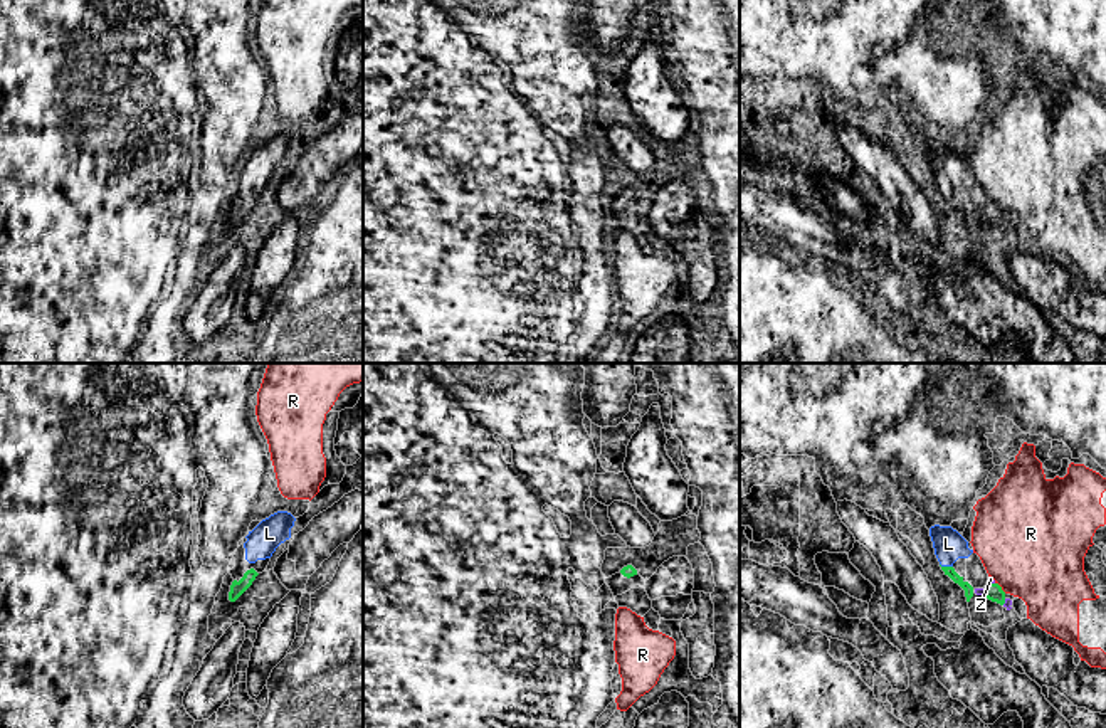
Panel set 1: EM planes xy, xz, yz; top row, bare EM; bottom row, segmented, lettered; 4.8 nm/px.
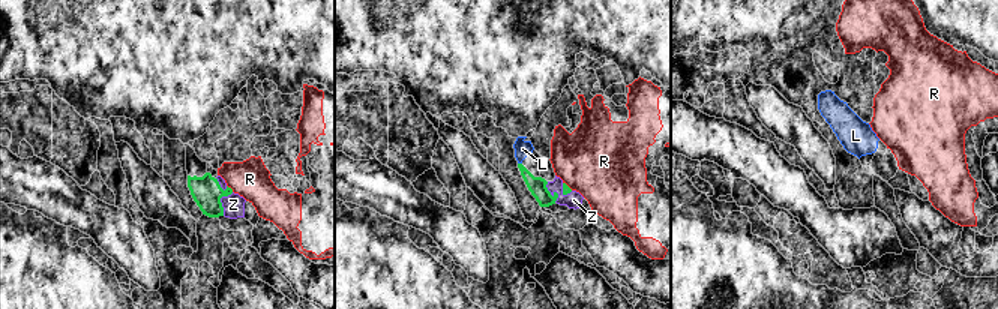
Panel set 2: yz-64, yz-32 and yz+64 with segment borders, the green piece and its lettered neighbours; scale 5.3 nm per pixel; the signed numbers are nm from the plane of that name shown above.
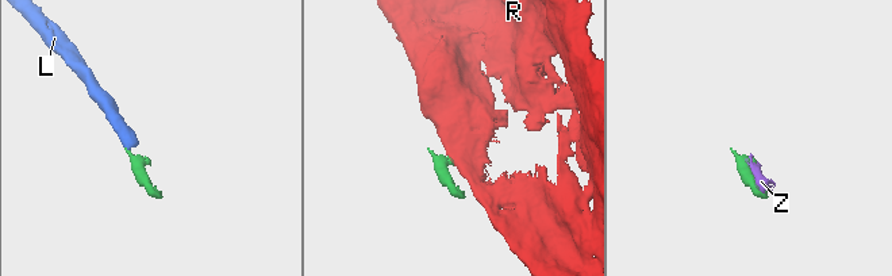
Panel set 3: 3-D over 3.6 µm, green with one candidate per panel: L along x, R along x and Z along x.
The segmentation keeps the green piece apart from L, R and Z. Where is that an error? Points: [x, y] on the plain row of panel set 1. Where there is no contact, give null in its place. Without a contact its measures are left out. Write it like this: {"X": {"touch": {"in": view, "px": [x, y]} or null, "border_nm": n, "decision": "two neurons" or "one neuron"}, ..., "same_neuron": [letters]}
{"L": {"touch": {"in": "yz", "px": [947, 190]}, "border_nm": 70, "decision": "one neuron"}, "R": {"touch": {"in": "yz", "px": [1000, 211]}, "border_nm": 80, "decision": "two neurons"}, "Z": {"touch": {"in": "yz", "px": [990, 205]}, "border_nm": 40, "decision": "one neuron"}, "same_neuron": ["L", "Z"]}

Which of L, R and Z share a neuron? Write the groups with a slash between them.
L Z / R

